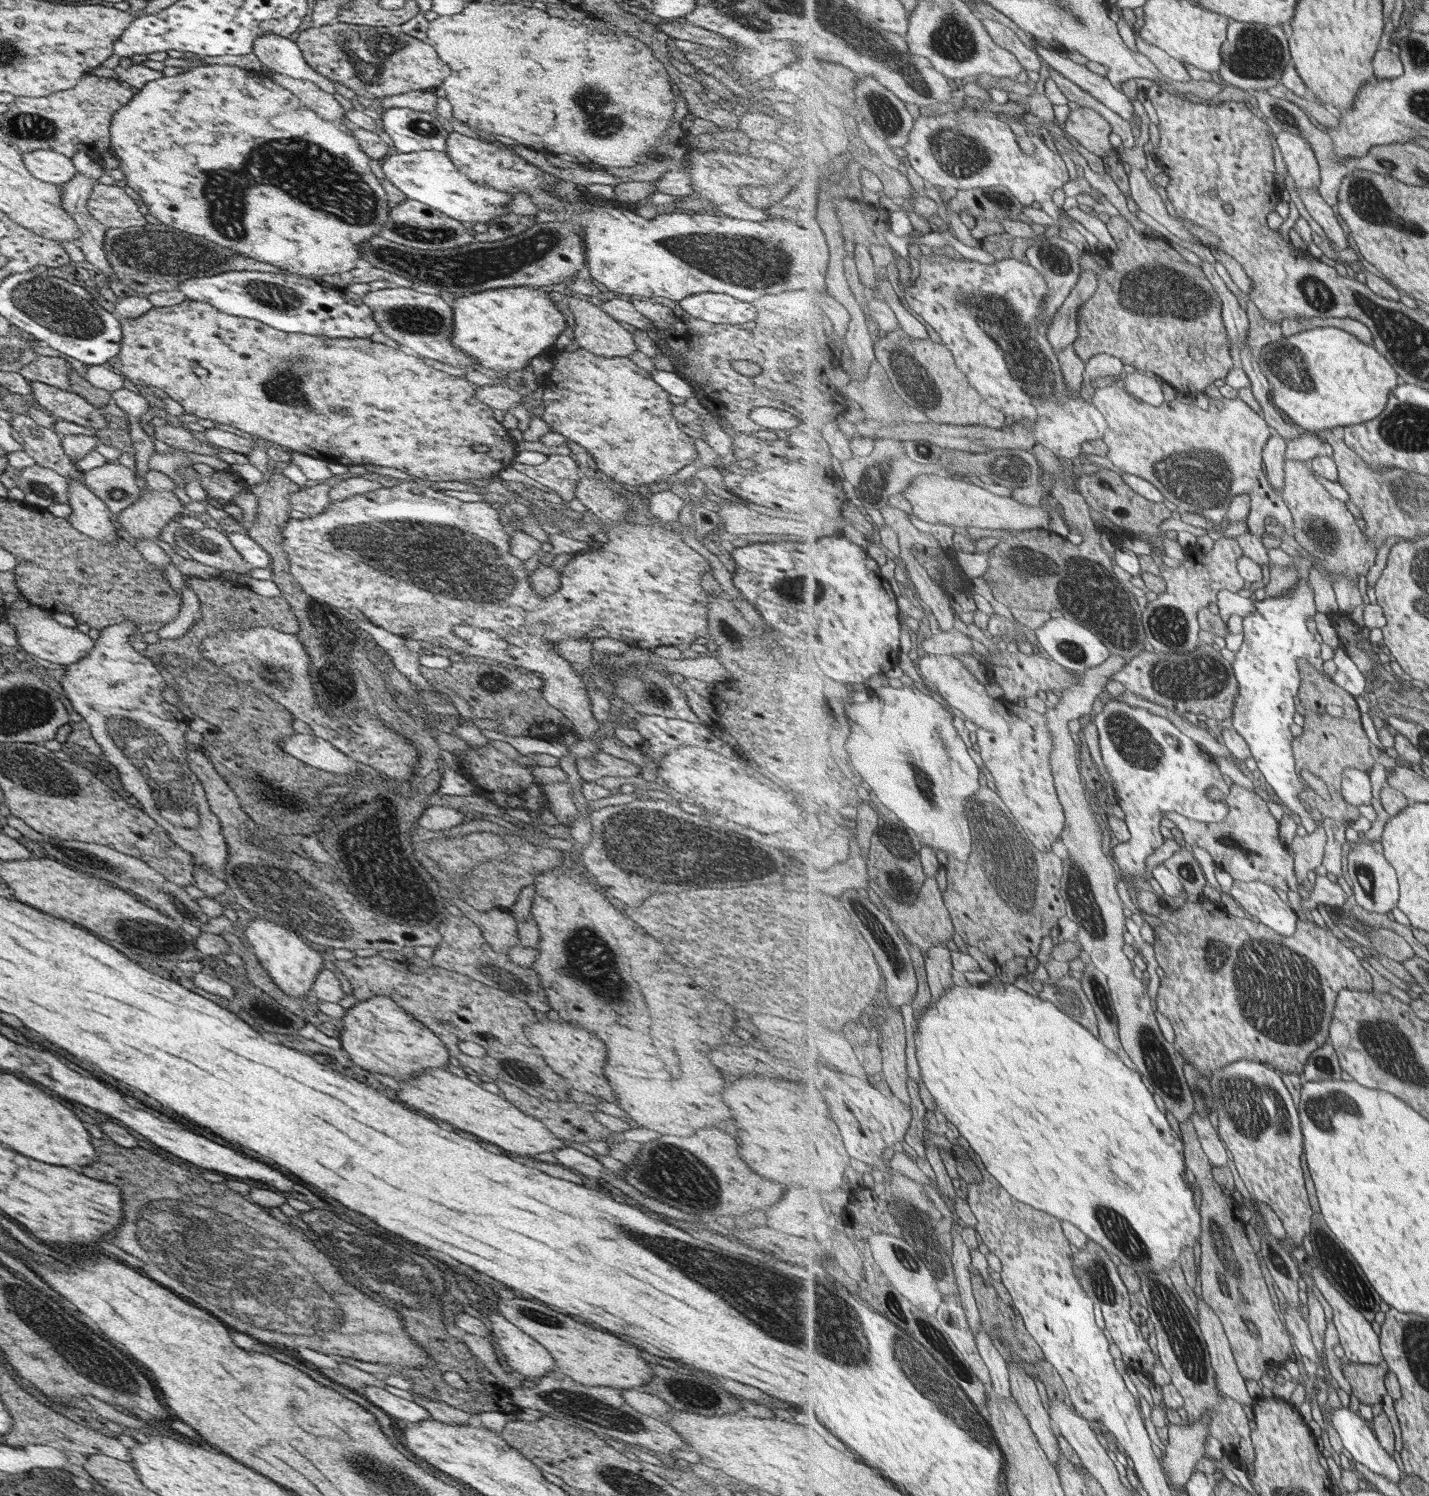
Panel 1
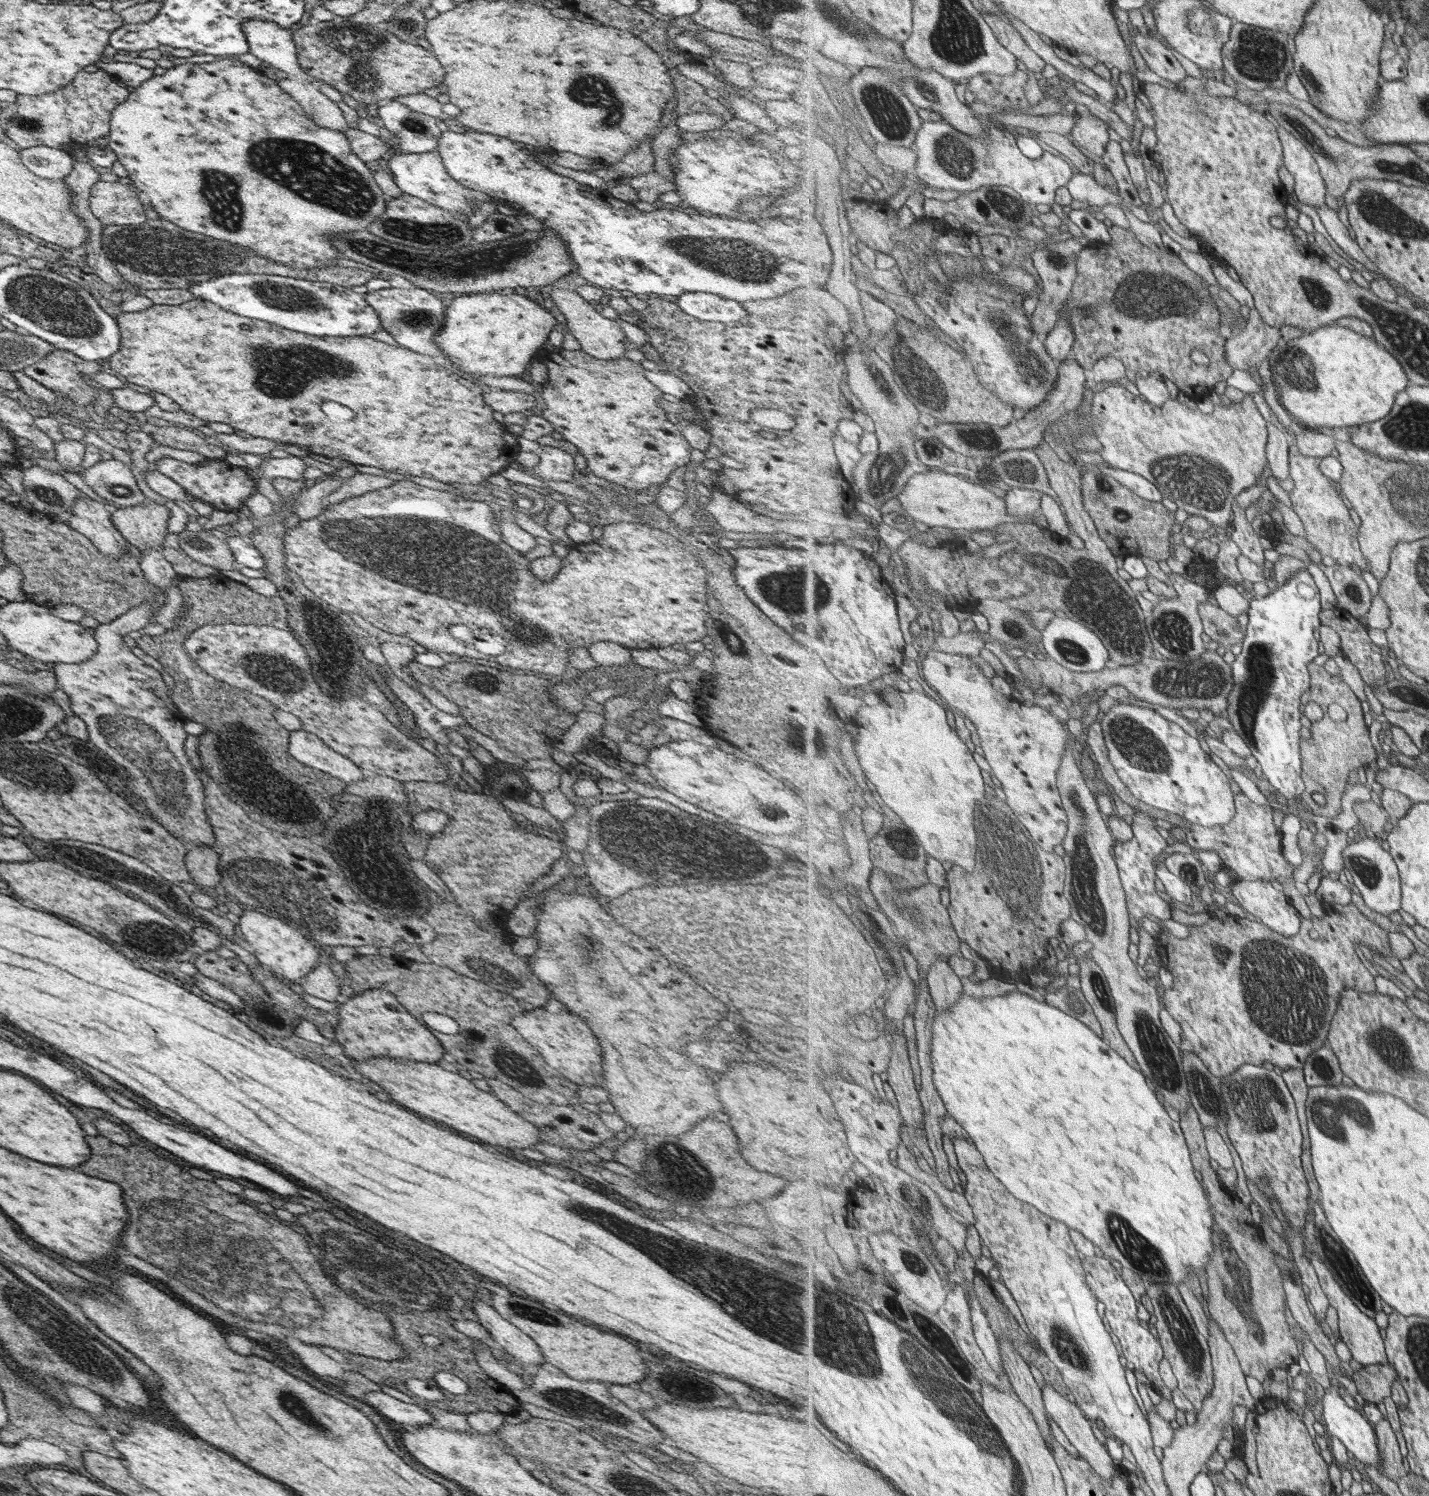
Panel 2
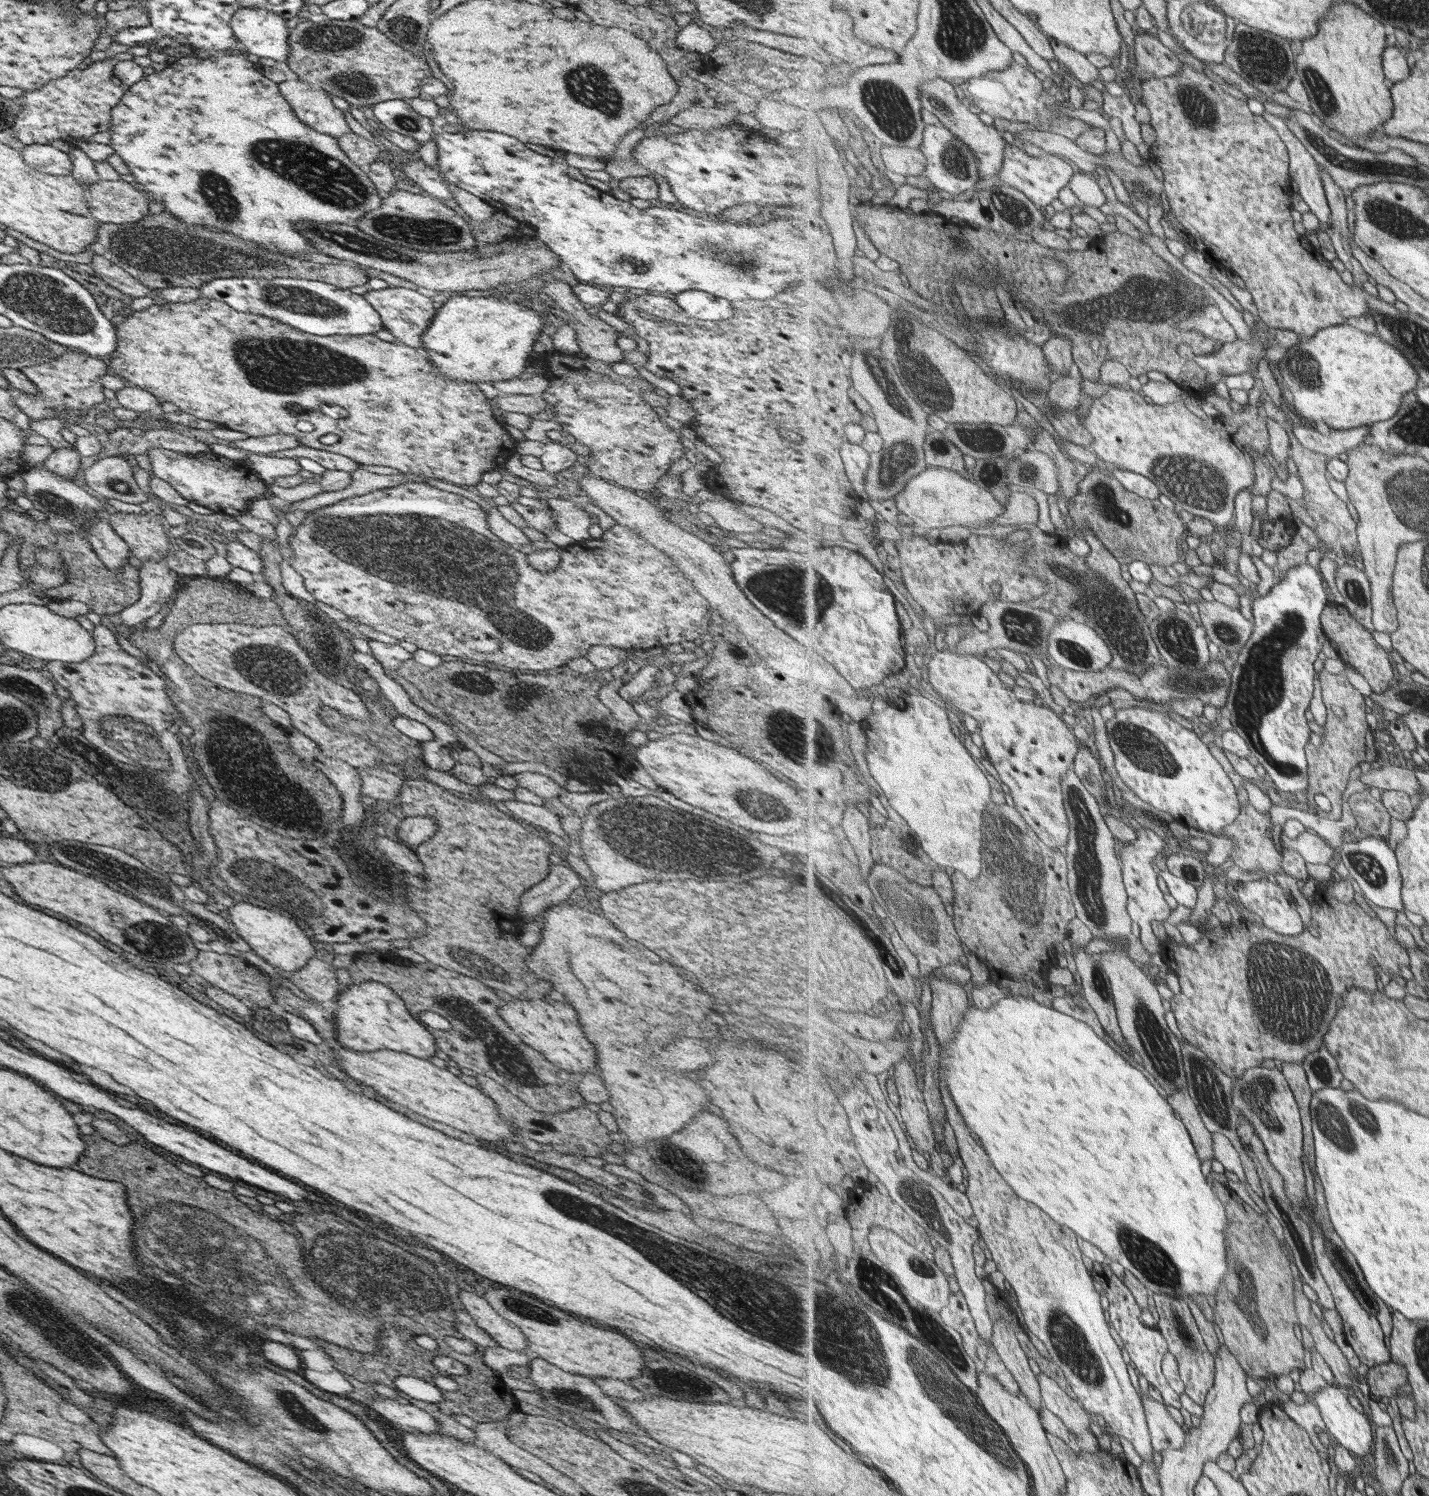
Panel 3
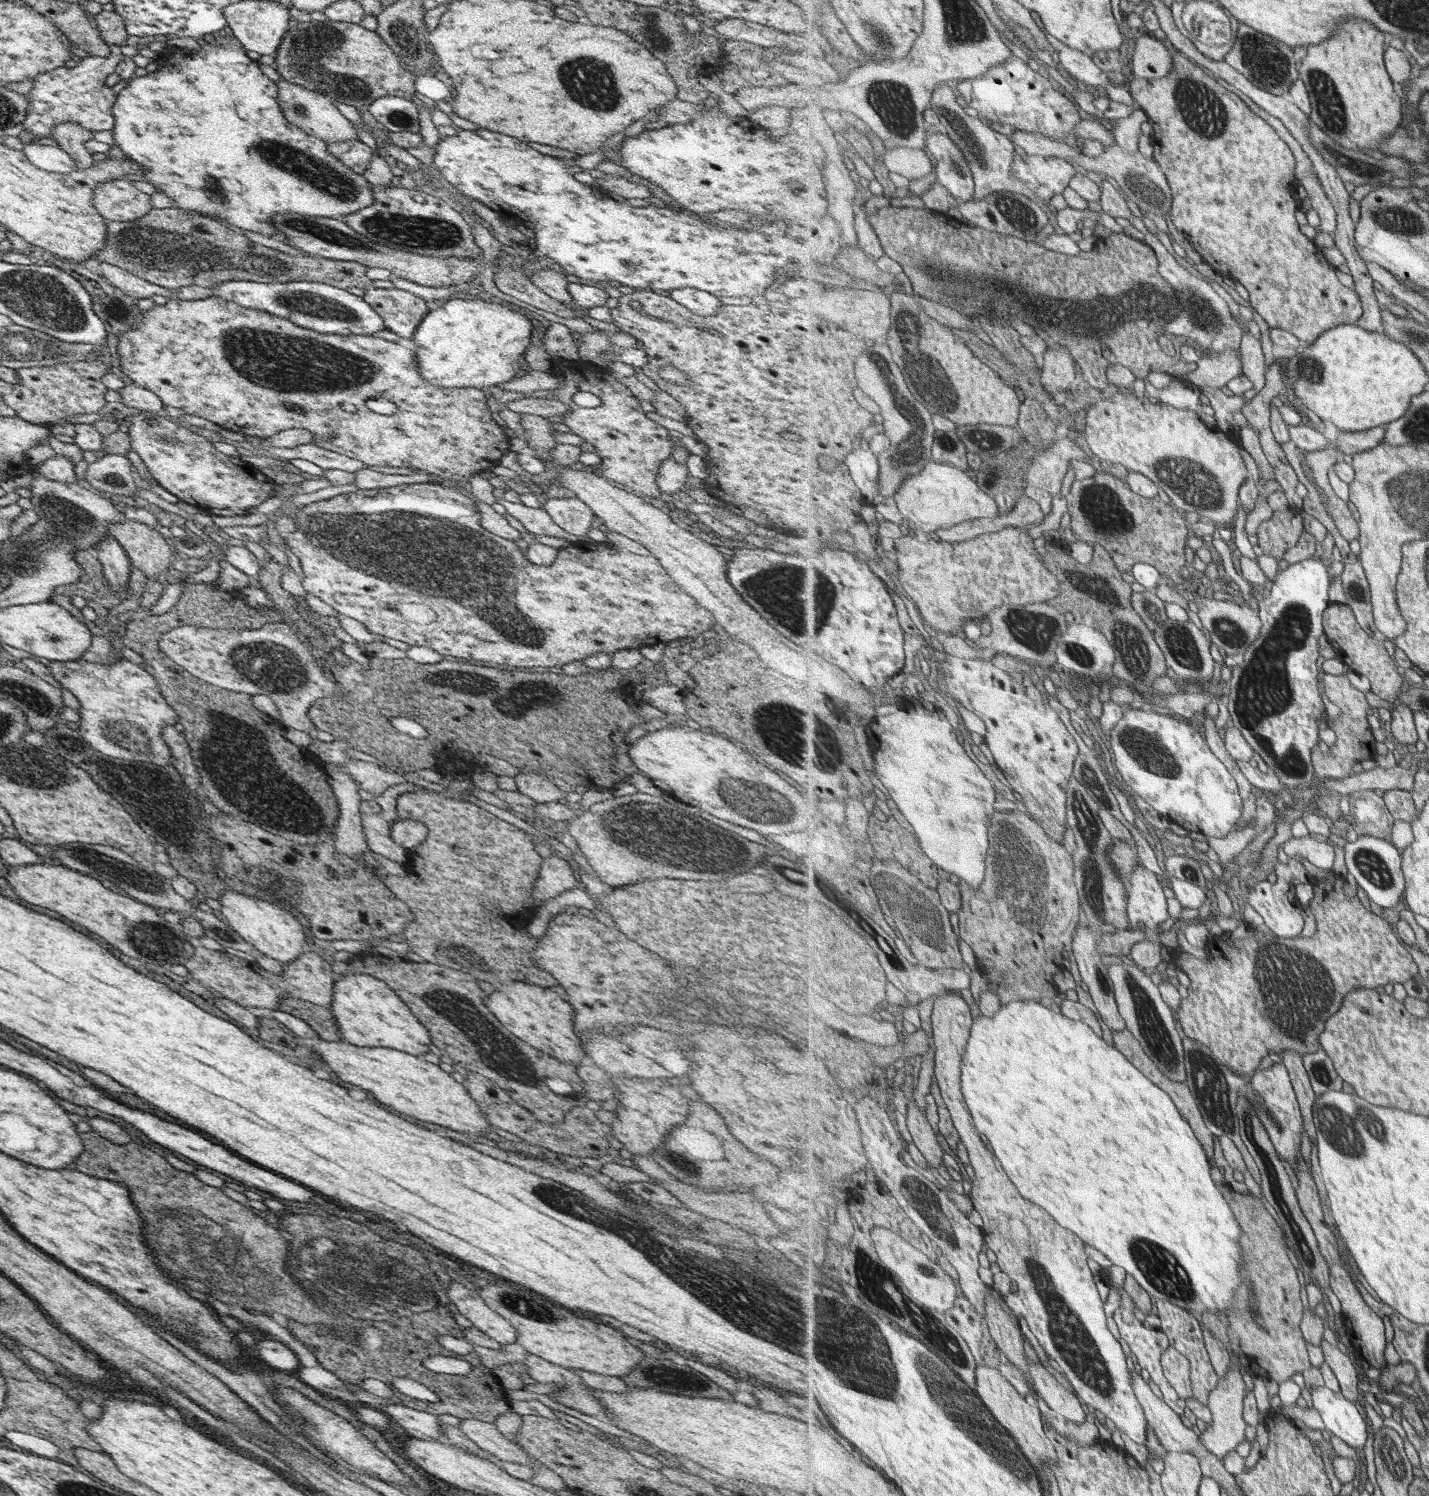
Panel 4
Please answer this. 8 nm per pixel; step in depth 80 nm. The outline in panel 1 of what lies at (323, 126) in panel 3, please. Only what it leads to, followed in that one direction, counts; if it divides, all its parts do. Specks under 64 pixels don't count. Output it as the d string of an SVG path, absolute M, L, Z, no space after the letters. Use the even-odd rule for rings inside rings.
M264 70L263 73L281 88L292 92L307 108L313 110L323 120L333 124L339 124L344 116L344 109L333 99L332 95L323 92L316 84L308 80L289 78L288 76L271 73Z

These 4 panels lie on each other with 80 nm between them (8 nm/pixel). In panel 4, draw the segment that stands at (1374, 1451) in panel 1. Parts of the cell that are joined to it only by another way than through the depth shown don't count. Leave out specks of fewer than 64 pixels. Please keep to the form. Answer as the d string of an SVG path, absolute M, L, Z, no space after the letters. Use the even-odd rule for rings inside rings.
M1314 1387L1310 1389L1310 1394L1313 1407L1320 1412L1326 1428L1331 1434L1342 1439L1352 1448L1362 1449L1367 1444L1367 1438L1369 1438L1371 1431L1370 1425L1368 1421L1363 1419L1354 1402L1351 1402L1341 1391L1333 1393L1333 1390L1329 1390L1329 1388Z

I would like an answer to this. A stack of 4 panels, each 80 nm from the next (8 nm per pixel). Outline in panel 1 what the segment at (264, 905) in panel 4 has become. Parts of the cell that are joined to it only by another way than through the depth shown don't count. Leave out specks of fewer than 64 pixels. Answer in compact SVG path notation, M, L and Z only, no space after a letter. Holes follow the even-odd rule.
M251 917L249 926L243 928L243 932L251 945L254 957L277 988L289 996L303 998L310 991L315 976L326 966L321 954L306 945L297 933L261 917Z

